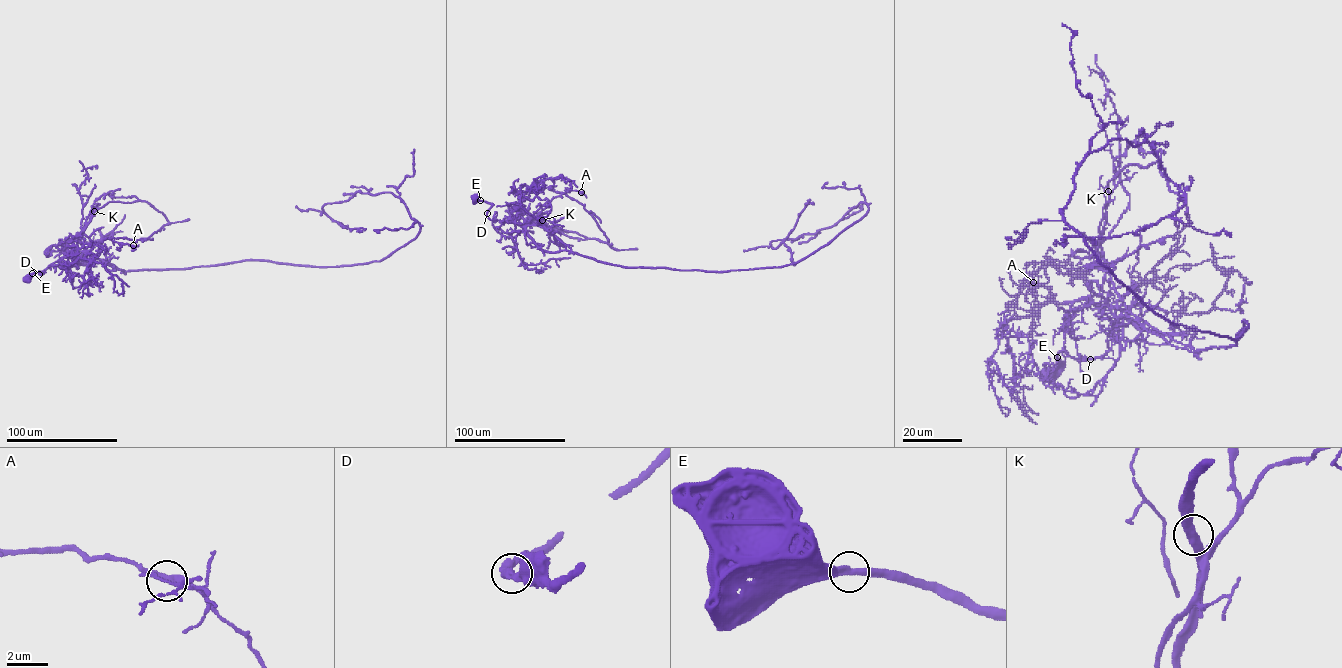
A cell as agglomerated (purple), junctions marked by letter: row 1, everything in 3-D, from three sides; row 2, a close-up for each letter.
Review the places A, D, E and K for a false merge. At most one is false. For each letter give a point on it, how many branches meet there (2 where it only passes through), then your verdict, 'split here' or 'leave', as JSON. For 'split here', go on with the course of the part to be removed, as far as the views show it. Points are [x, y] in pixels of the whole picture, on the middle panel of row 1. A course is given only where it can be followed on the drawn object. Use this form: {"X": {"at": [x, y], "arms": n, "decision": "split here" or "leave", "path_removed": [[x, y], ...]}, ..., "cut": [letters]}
{"A": {"at": [581, 192], "arms": 2, "decision": "leave"}, "D": {"at": [487, 213], "arms": 2, "decision": "leave"}, "E": {"at": [480, 200], "arms": 2, "decision": "leave"}, "K": {"at": [542, 220], "arms": 2, "decision": "leave"}, "cut": []}

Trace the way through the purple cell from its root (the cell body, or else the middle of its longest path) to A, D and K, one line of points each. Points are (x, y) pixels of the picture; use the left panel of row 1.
A: (26, 279), (37, 271), (43, 273), (39, 274), (65, 255), (79, 259), (84, 251), (105, 239), (133, 245)
D: (26, 279), (32, 273), (44, 272), (39, 274)
K: (26, 279), (37, 271), (43, 273), (39, 274), (65, 255), (79, 259), (92, 247), (83, 231), (94, 211)

